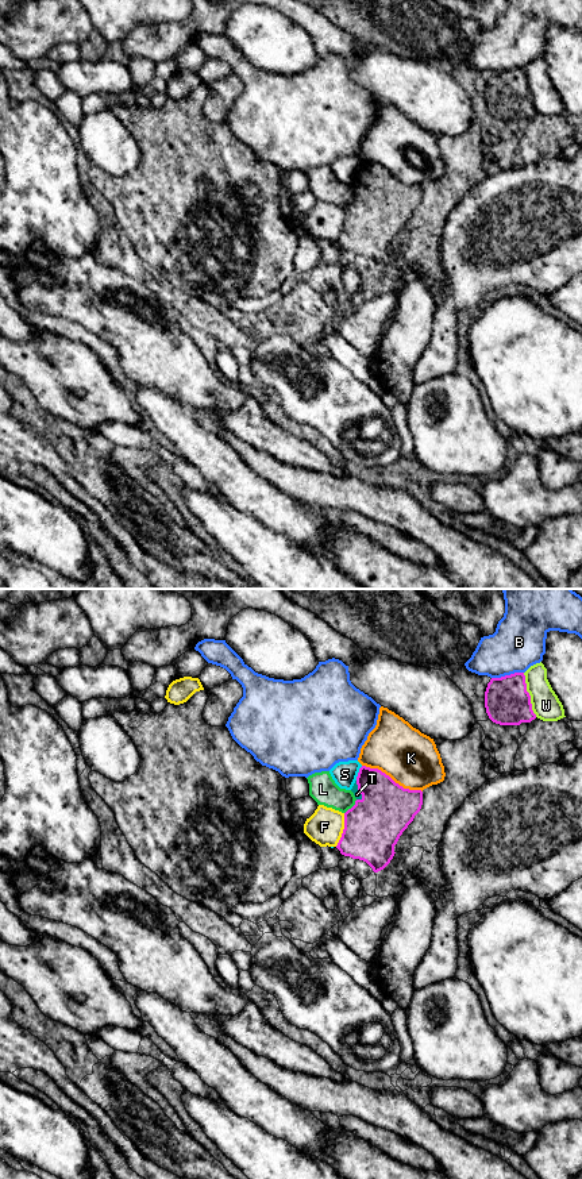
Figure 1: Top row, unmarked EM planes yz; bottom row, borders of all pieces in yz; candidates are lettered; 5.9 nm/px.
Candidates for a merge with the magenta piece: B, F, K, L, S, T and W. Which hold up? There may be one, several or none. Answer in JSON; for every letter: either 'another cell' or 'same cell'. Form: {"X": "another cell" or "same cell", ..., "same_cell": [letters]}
{"B": "another cell", "F": "another cell", "K": "another cell", "L": "another cell", "S": "another cell", "T": "same cell", "W": "another cell", "same_cell": ["T"]}

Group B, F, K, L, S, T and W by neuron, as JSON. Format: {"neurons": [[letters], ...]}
{"neurons": [["B"], ["F", "L"], ["K"], ["S"], ["T"], ["W"]]}

